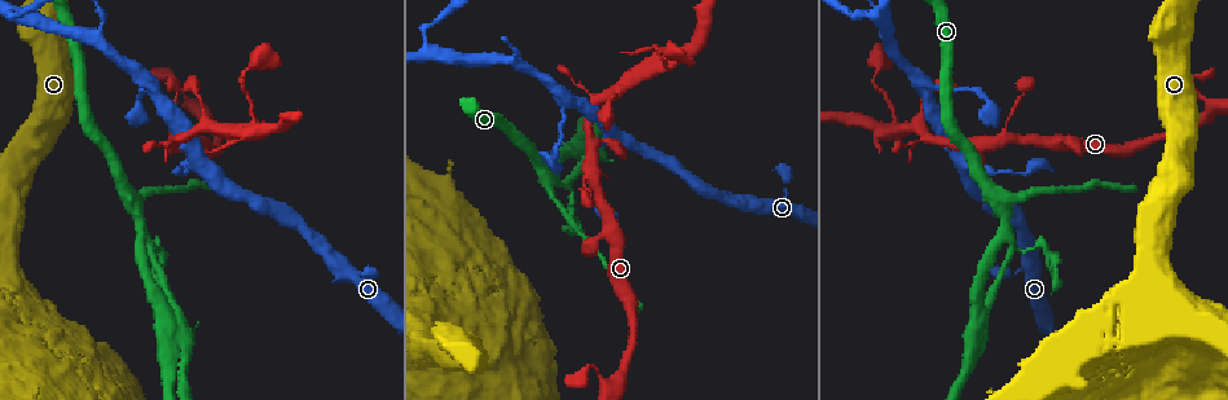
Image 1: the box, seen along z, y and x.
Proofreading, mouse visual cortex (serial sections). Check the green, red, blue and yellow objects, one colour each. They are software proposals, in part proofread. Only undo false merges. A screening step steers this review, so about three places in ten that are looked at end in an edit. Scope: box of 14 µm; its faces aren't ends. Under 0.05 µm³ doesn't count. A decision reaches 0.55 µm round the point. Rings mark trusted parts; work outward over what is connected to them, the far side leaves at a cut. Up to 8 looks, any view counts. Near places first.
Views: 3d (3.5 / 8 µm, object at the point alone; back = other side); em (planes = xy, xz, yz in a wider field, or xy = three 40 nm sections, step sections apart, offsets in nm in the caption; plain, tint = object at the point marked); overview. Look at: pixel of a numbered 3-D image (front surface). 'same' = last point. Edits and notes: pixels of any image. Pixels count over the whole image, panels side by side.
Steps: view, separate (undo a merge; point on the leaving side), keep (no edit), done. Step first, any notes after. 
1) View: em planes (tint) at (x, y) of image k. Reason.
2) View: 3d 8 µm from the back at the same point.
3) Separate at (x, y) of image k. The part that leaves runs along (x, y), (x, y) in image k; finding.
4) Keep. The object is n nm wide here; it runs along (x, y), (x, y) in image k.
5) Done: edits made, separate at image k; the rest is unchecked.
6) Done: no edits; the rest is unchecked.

View: 3d 8 µm at (194, 106) of image 1. Abrupt turn.

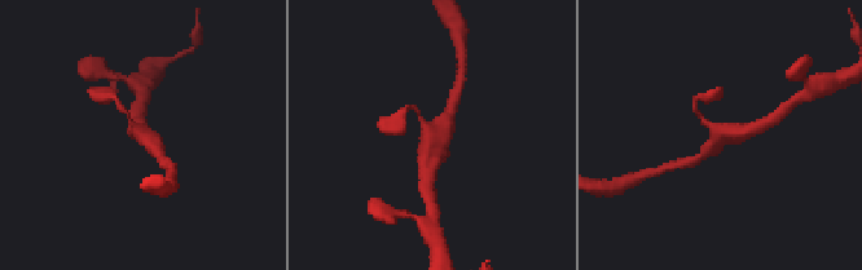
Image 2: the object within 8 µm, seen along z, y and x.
View: 3d 3.5 µm at (140, 135) of image 2.

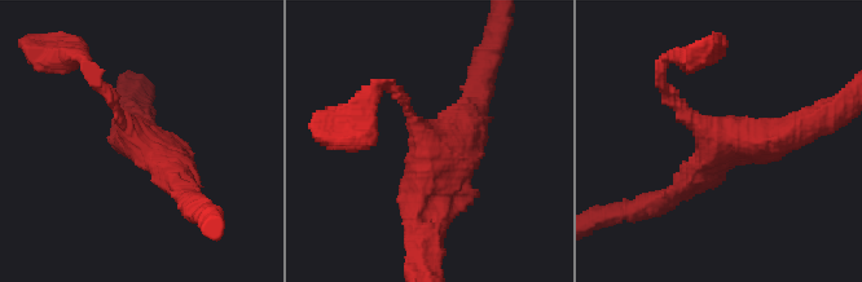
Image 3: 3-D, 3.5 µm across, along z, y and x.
View: em xy step 2 (tint) at (432, 140) of image 3. 4 arms meet here; the arms are 150, 250, 300, 350 nm wide; now the EM.

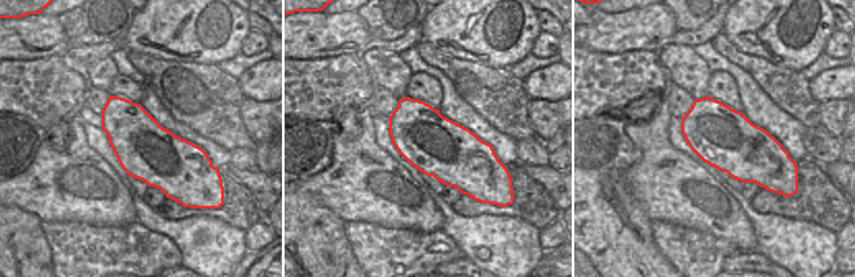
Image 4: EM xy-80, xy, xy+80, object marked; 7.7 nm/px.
Keep. It runs along (192, 201), (127, 130), (104, 89) in image 3; continuous, no second cell.

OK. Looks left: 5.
View: 3d 3.5 µm at (507, 60) of image 1. A fork.

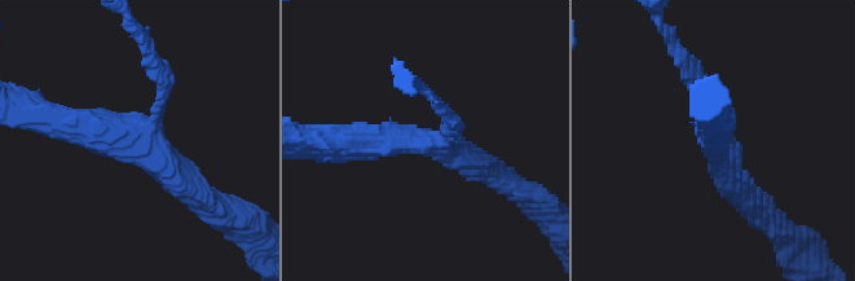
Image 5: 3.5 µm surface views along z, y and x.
View: em xy step 3 (tint) at (136, 135) of image 5.

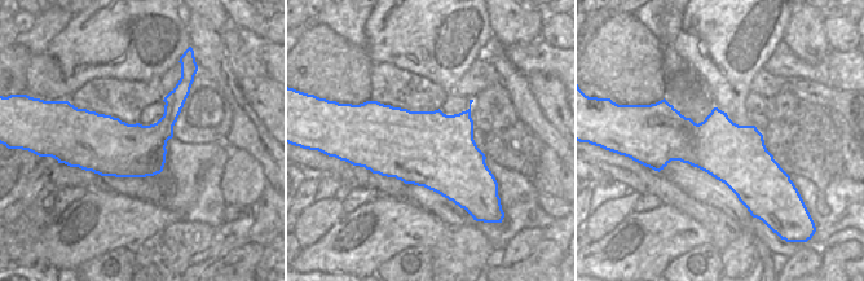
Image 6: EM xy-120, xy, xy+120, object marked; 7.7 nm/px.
Separate at (457, 121) of image 5. The arms are 200, 350, 400 nm wide; the part that leaves runs along (445, 128), (453, 119), (405, 77) in image 5; two cells meet here.

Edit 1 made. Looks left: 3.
View: overview. See it whole again.

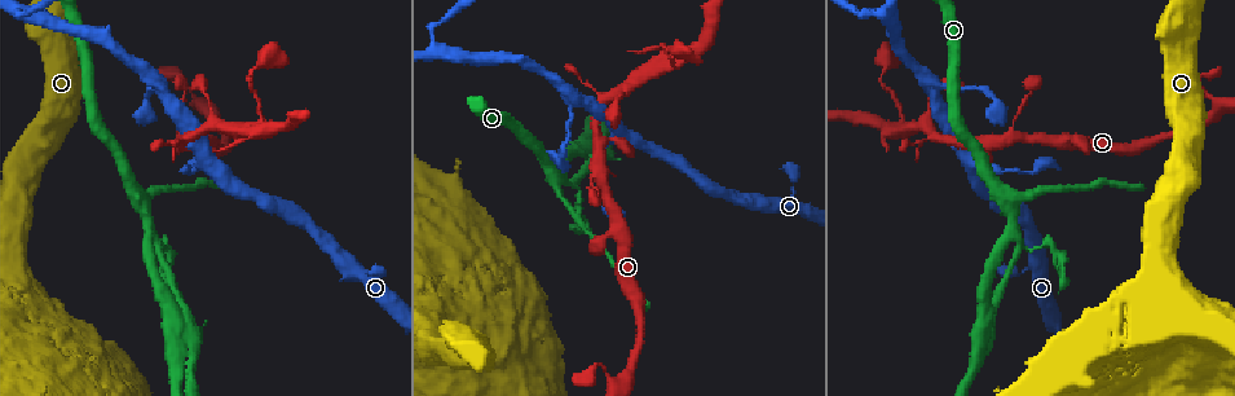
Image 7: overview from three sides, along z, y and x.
View: 3d 3.5 µm at (580, 191) of image 7. Abrupt turn.

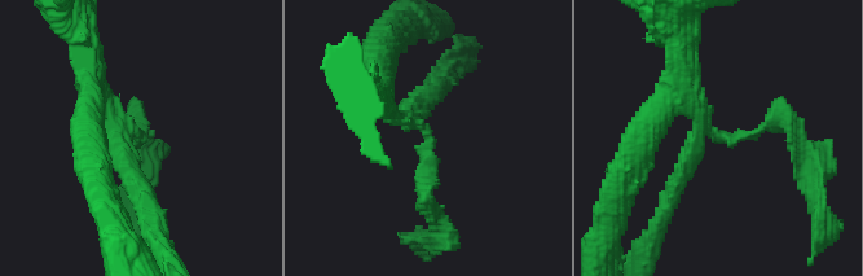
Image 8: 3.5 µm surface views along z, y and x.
View: em planes (tint) at (135, 136) of image 8. 3 arms meet here; the arms are 200, 200, 250 nm wide.

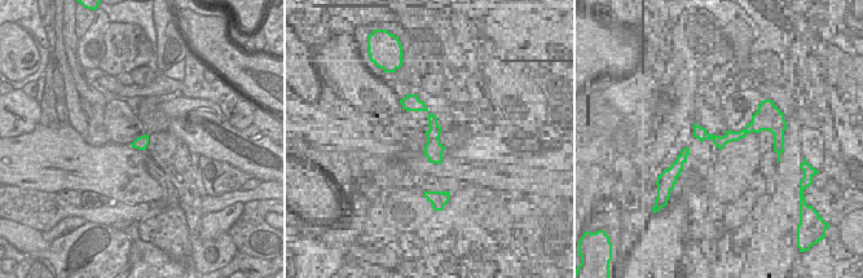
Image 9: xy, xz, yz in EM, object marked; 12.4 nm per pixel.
Separate at (422, 172) of image 8. The part that leaves runs along (426, 131), (426, 207), (437, 223) in image 8; a second cell is stuck on.

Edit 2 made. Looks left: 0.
Done: edits made, separate at image 5, separate at image 8; the rest is unchecked.

